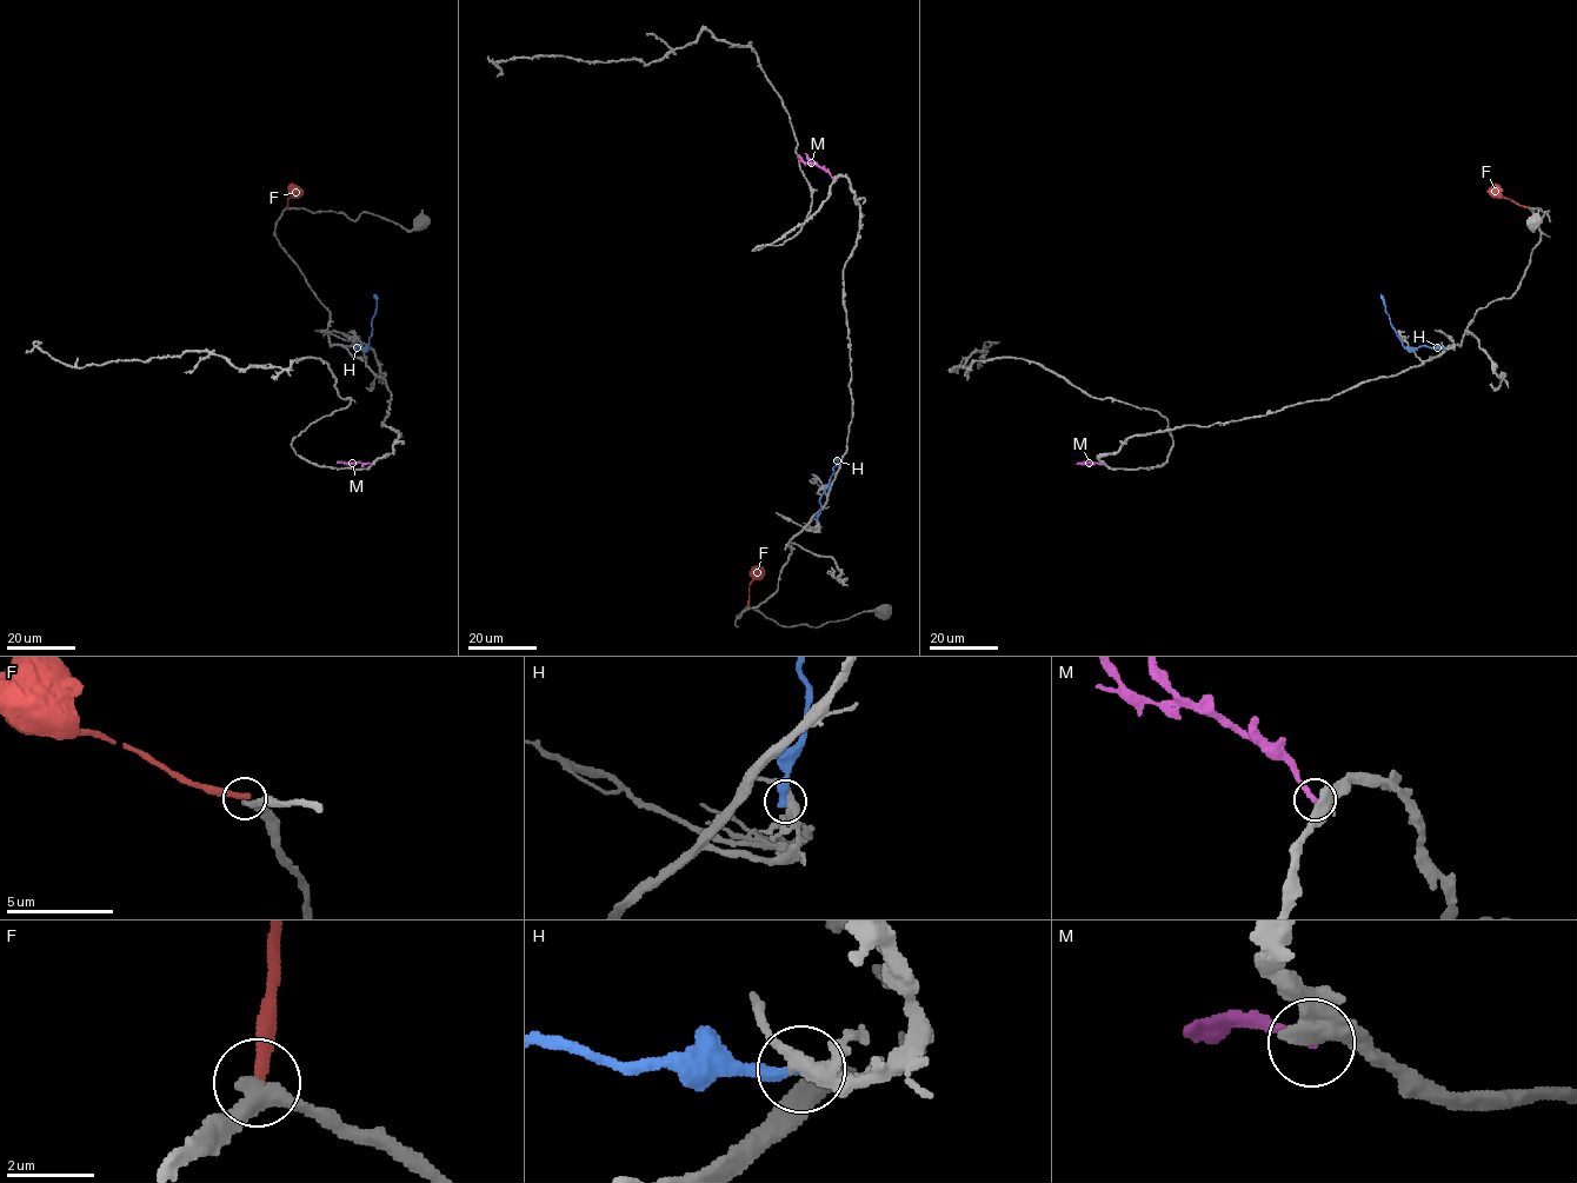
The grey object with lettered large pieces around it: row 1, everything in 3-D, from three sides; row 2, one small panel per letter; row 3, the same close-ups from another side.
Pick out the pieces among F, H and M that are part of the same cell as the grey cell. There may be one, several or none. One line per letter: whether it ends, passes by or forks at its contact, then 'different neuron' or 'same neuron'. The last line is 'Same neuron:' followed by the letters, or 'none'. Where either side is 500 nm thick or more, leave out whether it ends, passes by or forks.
F: it ends | different neuron
H: it ends | different neuron
M: different neuron
Same neuron: none

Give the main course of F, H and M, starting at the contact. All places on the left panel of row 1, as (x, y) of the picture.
F: (286, 207), (287, 199), (299, 190), (297, 187)
H: (356, 347), (366, 347), (376, 311), (376, 293)
M: (372, 465), (337, 462)

